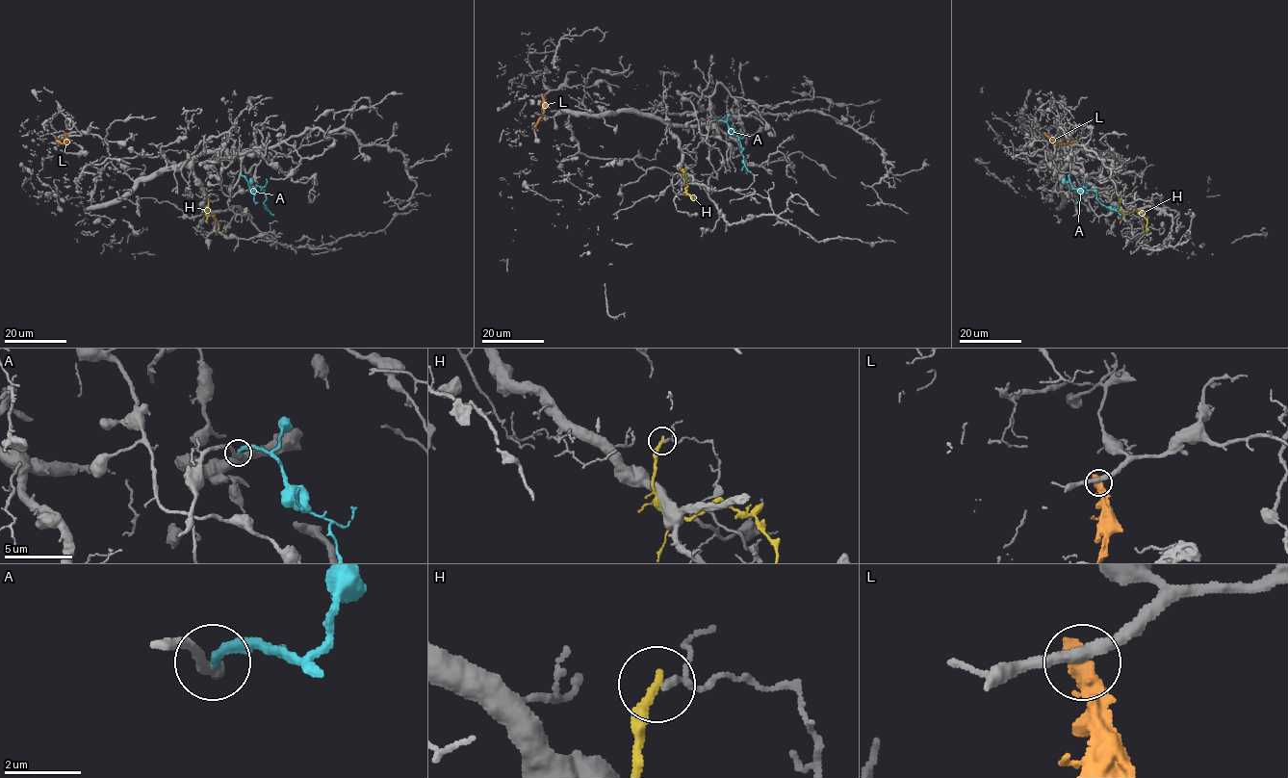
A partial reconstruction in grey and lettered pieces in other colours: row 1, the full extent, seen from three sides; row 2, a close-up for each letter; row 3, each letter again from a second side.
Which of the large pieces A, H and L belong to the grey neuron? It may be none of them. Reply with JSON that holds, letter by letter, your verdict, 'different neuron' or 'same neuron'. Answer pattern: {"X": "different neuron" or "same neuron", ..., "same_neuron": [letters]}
{"A": "same neuron", "H": "different neuron", "L": "different neuron", "same_neuron": ["A"]}

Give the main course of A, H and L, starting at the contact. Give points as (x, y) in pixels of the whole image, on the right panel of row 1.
A: (1069, 173), (1069, 181), (1073, 188), (1084, 186), (1094, 190), (1101, 203), (1120, 215)
H: (1121, 195), (1119, 208), (1121, 212), (1141, 212), (1146, 220), (1145, 234)
L: (1043, 134), (1058, 143), (1078, 141)

